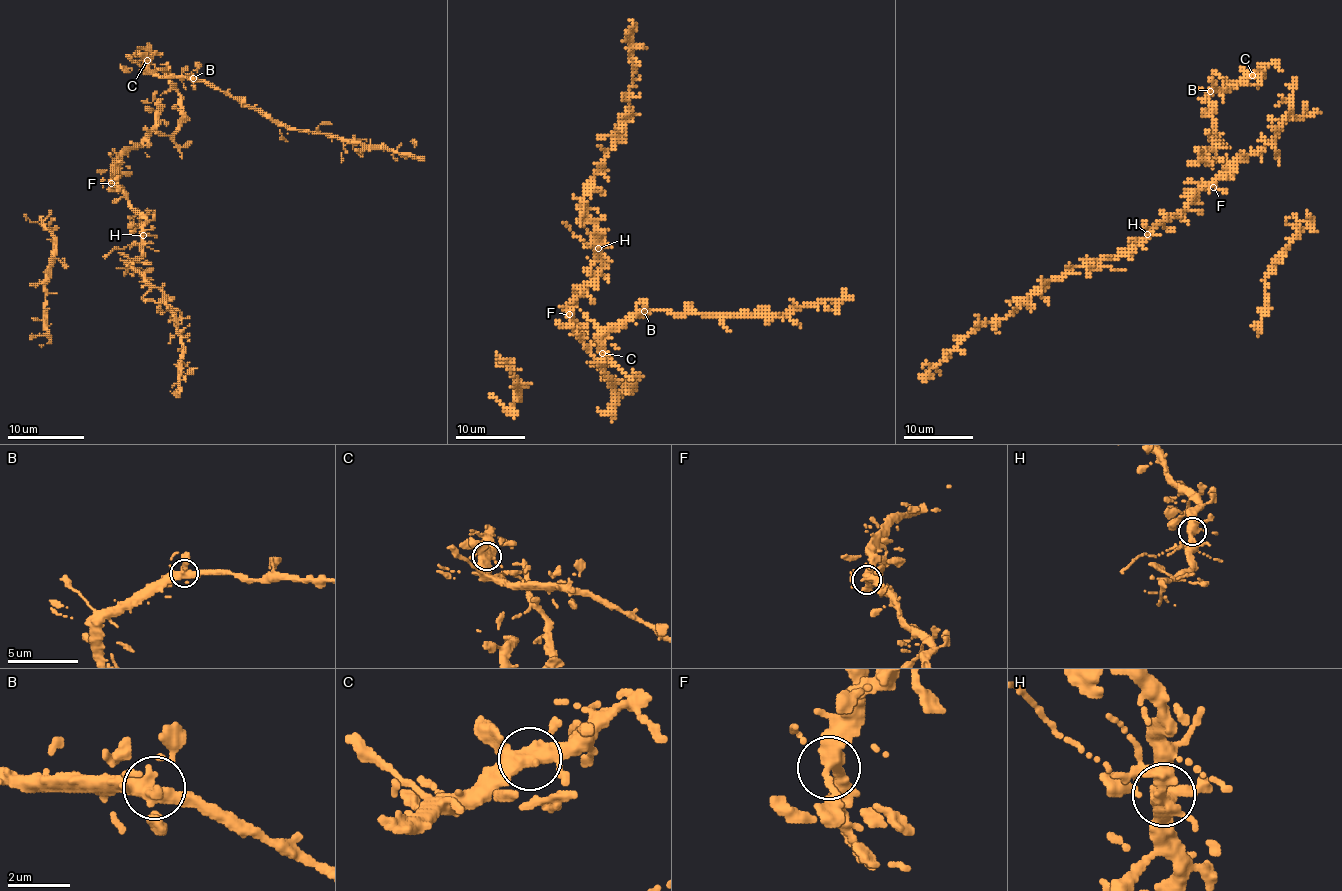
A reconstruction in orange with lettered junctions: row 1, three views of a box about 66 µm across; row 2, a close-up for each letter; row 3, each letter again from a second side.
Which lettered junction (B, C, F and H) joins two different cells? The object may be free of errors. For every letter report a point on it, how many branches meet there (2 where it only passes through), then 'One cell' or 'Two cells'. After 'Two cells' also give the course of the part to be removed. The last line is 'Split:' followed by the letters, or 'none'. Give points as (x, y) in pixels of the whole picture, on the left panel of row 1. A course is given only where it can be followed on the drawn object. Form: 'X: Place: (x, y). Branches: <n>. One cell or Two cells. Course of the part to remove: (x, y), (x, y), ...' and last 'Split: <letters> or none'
B: Place: (193, 78). Branches: 4. One cell
C: Place: (147, 60). Branches: 4. One cell
F: Place: (111, 183). Branches: 4. One cell
H: Place: (143, 235). Branches: 4. One cell
Split: none

